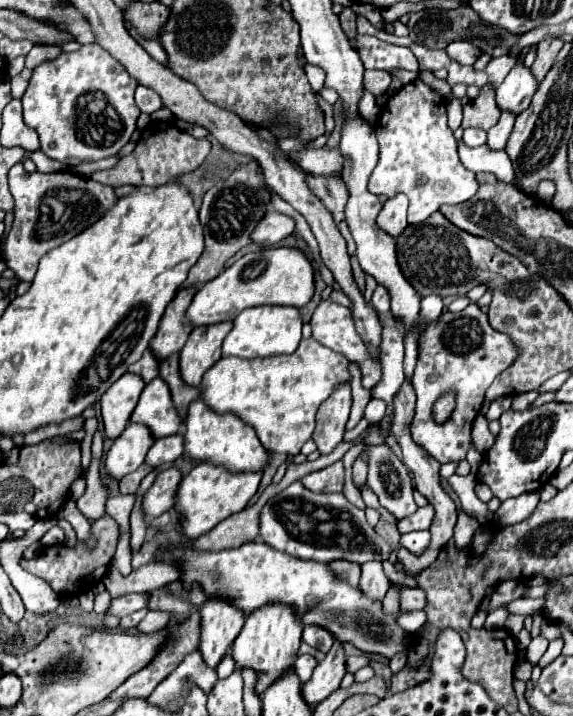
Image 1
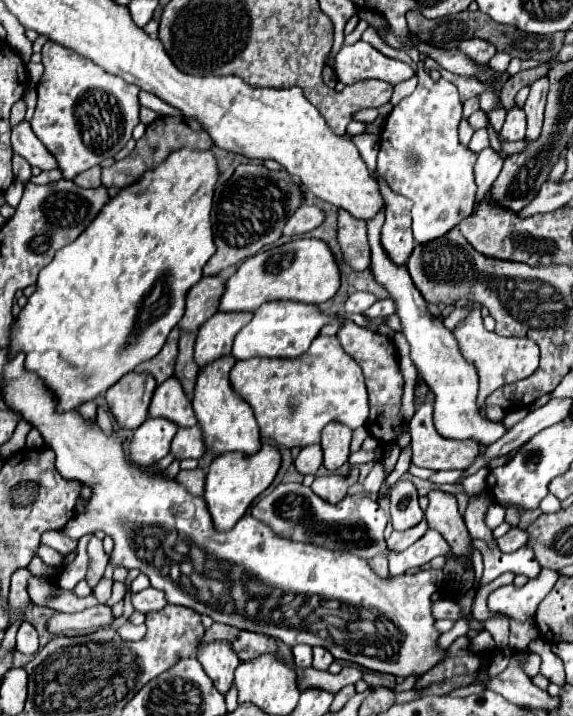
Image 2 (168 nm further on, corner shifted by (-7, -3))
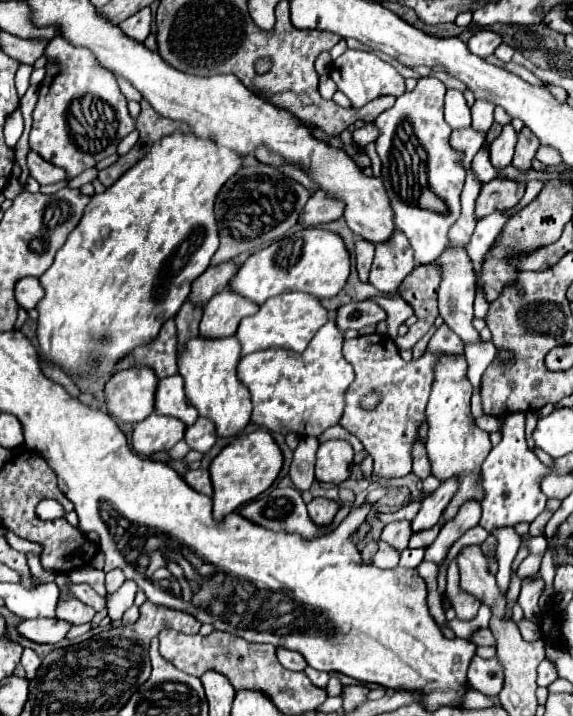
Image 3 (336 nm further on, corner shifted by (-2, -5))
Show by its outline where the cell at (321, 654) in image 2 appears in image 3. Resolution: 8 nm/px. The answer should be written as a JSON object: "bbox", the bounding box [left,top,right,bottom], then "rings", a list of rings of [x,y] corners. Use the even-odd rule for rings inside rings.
{"bbox":[304,666,330,688],"rings":[[[308,666],[304,672],[306,672],[306,676],[310,678],[310,682],[312,682],[314,686],[318,686],[318,688],[326,688],[326,684],[328,684],[328,680],[330,680],[330,676],[328,676],[326,672],[318,672],[318,670],[310,668],[310,666]]]}

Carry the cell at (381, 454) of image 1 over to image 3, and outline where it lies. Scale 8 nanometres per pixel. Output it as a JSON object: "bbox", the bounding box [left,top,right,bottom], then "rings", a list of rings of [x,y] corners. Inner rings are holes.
{"bbox":[380,520,412,552],"rings":[[[402,520],[402,522],[390,522],[384,526],[382,534],[380,534],[380,540],[388,542],[390,546],[394,546],[398,552],[402,552],[406,546],[408,546],[408,540],[412,536],[412,530],[410,530],[410,522]]]}

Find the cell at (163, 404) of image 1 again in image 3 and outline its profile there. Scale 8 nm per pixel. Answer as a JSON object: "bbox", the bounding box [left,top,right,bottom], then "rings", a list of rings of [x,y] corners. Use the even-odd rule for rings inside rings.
{"bbox":[156,374,198,426],"rings":[[[174,374],[174,376],[164,378],[164,380],[158,382],[158,390],[156,390],[156,414],[174,416],[174,418],[182,420],[188,426],[196,422],[198,412],[186,400],[184,382],[182,382],[180,374]]]}

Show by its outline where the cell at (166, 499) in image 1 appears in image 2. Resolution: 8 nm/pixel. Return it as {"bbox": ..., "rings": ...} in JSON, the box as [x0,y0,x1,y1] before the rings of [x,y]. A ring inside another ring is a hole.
{"bbox":[175,468,205,496],"rings":[[[201,468],[195,470],[181,470],[175,476],[175,482],[183,484],[183,488],[187,488],[187,492],[191,492],[193,496],[201,496],[203,494],[203,482],[205,482],[205,472]]]}

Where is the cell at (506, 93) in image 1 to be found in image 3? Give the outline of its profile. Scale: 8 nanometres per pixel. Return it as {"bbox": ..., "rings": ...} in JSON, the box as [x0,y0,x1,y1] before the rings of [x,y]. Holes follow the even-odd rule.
{"bbox":[490,124,516,170],"rings":[[[508,124],[490,146],[490,162],[496,170],[504,170],[506,166],[510,166],[512,156],[514,156],[514,146],[516,146],[516,132]]]}

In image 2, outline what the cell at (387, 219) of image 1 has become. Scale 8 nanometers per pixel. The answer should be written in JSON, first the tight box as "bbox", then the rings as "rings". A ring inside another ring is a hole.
{"bbox":[375,170,415,264],"rings":[[[377,170],[375,175],[387,206],[387,220],[381,228],[381,244],[393,262],[405,264],[415,248],[415,238],[411,232],[411,200],[395,194]]]}

